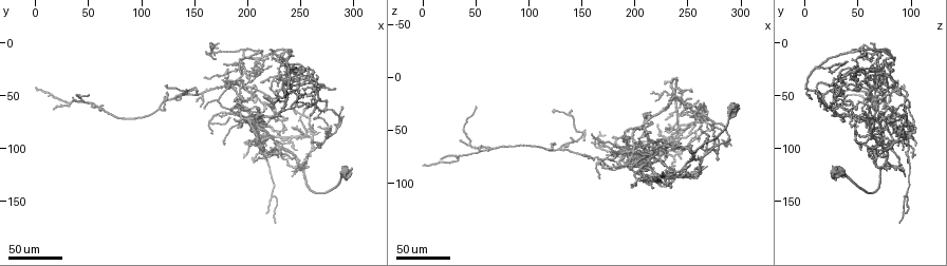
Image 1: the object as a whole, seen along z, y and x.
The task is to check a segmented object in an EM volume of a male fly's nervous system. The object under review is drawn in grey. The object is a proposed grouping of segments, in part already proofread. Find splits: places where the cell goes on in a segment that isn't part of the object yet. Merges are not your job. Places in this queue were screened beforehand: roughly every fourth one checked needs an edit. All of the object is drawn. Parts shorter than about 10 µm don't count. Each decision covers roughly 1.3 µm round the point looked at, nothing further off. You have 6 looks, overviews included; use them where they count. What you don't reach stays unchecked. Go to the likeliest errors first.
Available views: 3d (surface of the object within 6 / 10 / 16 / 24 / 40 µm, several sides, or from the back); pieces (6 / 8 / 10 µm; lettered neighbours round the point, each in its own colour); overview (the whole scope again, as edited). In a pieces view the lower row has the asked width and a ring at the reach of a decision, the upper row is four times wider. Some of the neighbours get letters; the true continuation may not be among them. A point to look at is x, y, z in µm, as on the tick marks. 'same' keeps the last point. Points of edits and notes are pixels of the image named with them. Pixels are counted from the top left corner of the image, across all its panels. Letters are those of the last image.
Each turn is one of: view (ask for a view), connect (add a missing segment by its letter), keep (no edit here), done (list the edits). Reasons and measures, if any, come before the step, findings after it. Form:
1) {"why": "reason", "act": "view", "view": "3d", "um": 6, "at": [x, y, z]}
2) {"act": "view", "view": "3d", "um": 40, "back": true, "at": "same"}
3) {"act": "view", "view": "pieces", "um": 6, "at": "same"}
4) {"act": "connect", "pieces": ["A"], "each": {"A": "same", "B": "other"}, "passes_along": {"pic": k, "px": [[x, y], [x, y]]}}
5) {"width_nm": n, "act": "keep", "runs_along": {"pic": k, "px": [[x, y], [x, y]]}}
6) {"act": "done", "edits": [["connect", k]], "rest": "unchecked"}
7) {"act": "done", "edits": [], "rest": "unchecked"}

{"why": "an open end", "act": "view", "view": "3d", "um": 40, "at": [2, 44, 84]}

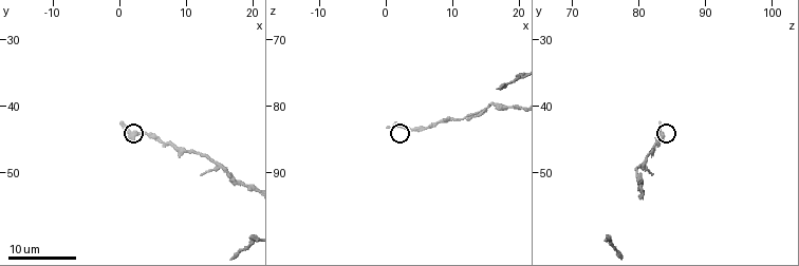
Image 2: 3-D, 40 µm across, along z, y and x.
{"why": "what lies round it", "act": "view", "view": "pieces", "um": 8, "at": [0.5, 42.5, 83.0]}

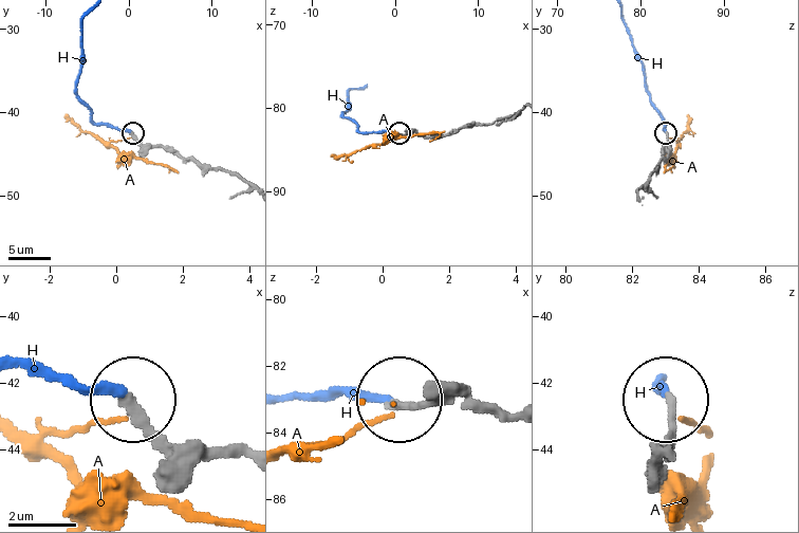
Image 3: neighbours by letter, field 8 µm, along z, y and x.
{"act": "keep", "each": {"A": "other", "H": "other"}, "runs_along": {"pic": 3, "px": [[511, 410], [403, 402]]}, "found": "no lettered segment goes on from it"}

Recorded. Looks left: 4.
{"why": "free end", "act": "view", "view": "3d", "um": 40, "at": [176, 36, 66]}

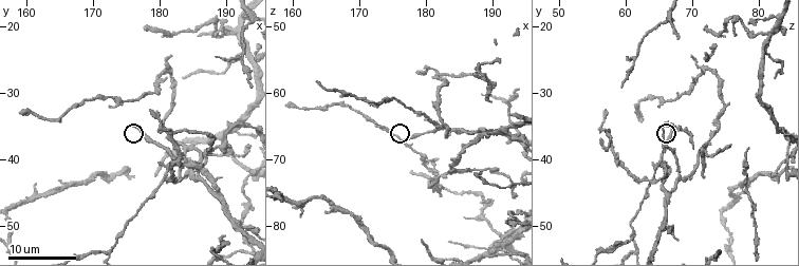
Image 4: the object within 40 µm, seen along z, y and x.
{"why": "see the neighbours", "act": "view", "view": "pieces", "um": 8, "at": [176.0, 35.0, 67.5]}

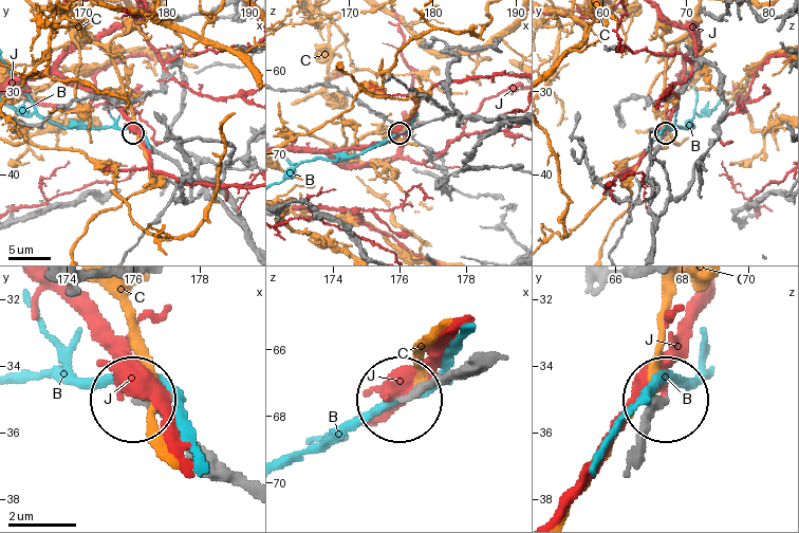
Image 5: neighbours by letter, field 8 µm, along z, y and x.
{"act": "keep", "each": {"B": "other", "C": "other", "J": "other"}, "runs_along": {"pic": 5, "px": [[652, 228], [648, 167], [665, 133]]}, "found": "none of them fits"}

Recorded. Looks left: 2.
{"why": "branch stops here", "act": "view", "view": "3d", "um": 24, "at": [179.0, 42.5, 82.5]}

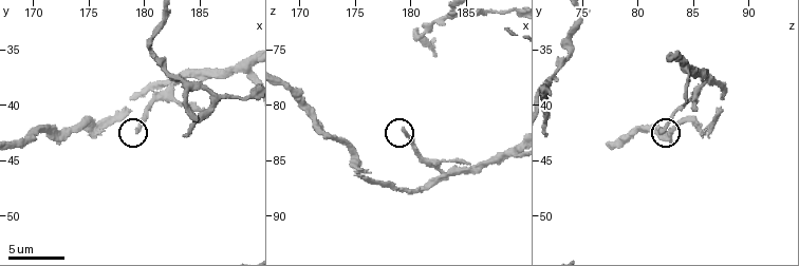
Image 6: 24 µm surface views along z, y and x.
{"why": "what lies round it", "act": "view", "view": "pieces", "um": 8, "at": [179.6, 42.2, 82.2]}

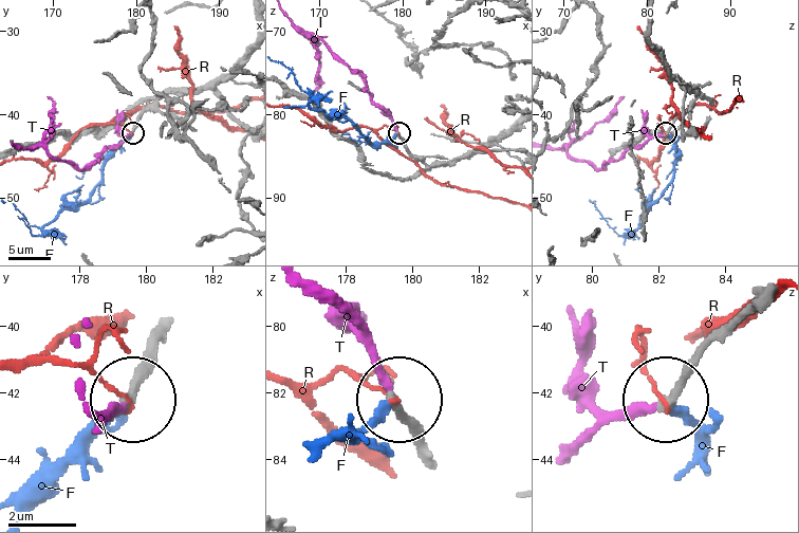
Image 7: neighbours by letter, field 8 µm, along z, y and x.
{"act": "connect", "pieces": ["T"], "each": {"F": "other", "R": "other", "T": "same"}, "passes_along": {"pic": 7, "px": [[735, 318], [663, 406], [600, 421], [570, 443]]}, "found": "the cell continues"}

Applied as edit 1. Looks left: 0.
{"act": "done", "edits": [["connect", 7]], "rest": "unchecked"}

